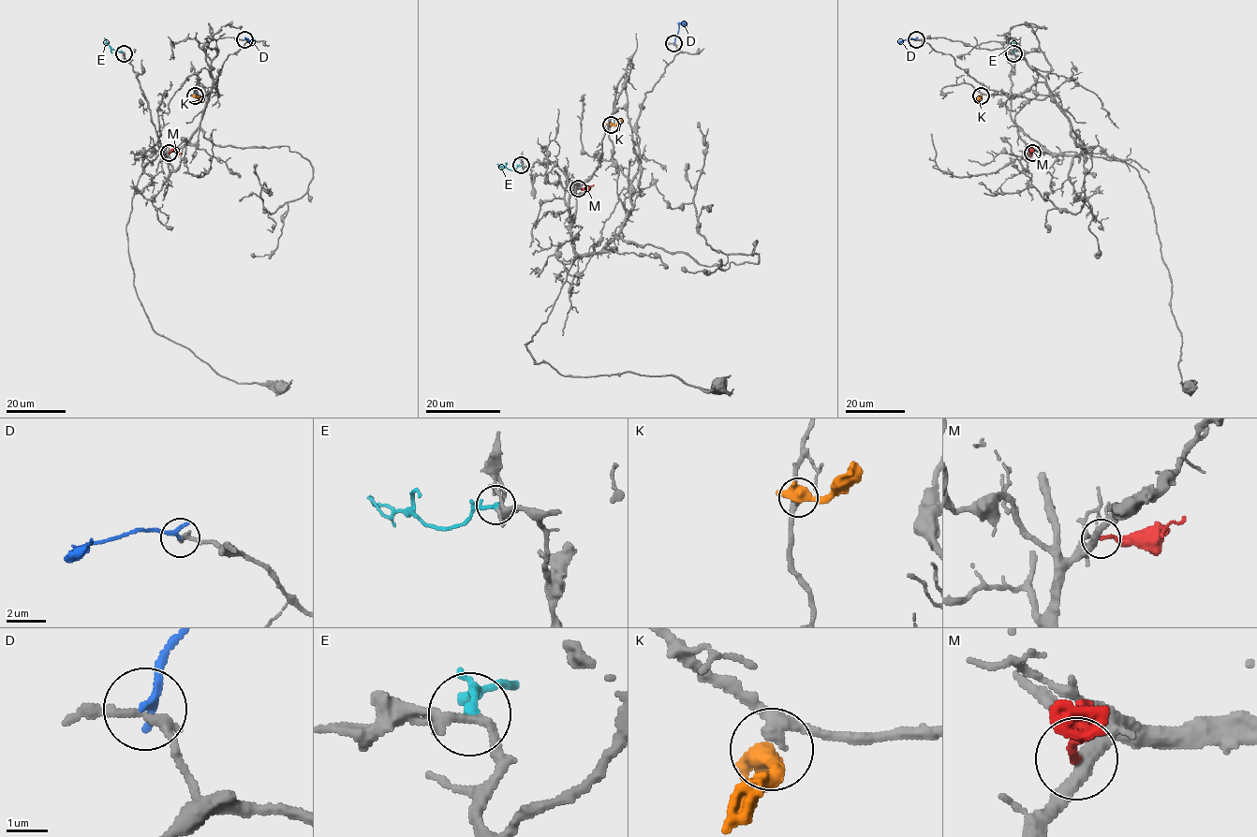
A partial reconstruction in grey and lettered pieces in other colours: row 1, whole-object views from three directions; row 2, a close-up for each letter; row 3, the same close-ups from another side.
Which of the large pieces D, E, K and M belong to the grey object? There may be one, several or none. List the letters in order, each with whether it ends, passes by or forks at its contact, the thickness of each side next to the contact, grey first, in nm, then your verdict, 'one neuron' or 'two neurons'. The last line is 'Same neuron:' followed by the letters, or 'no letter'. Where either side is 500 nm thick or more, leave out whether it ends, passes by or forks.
D: it ends; calibres 200 and 240 nm; two neurons
E: it ends; calibres 200 and 190 nm; one neuron
K: calibres 280 and 650 nm; two neurons
M: it ends; calibres 320 and 200 nm; one neuron
Same neuron: E, M

